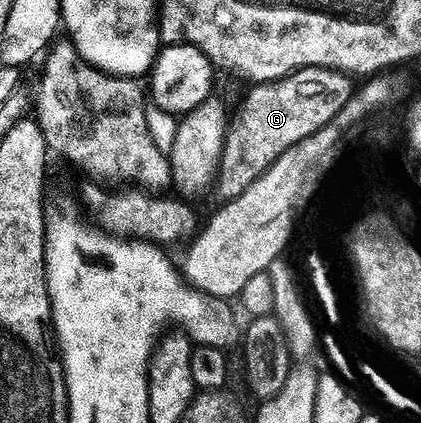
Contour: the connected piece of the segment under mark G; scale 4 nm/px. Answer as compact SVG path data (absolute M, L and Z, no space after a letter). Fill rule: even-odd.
M302 69L299 73L284 77L282 81L256 84L252 88L255 90L248 95L243 110L236 117L234 114L227 131L223 161L219 164L220 173L217 177L217 189L223 192L222 200L224 202L237 200L240 192L246 191L253 186L255 180L269 172L285 151L328 128L338 118L343 108L353 101L351 81L352 78L348 74L336 73L334 69Z

